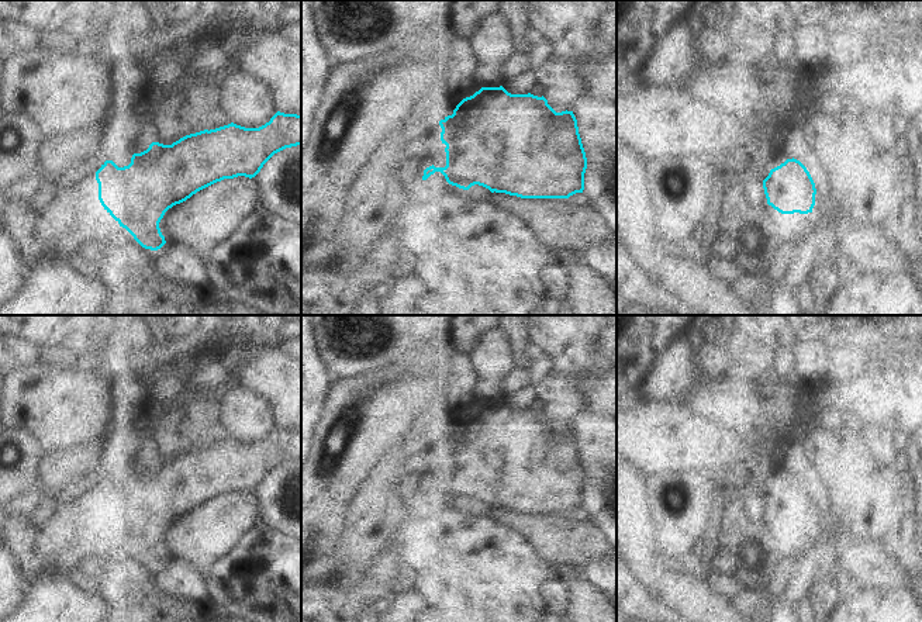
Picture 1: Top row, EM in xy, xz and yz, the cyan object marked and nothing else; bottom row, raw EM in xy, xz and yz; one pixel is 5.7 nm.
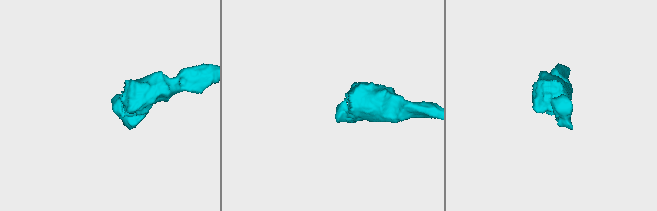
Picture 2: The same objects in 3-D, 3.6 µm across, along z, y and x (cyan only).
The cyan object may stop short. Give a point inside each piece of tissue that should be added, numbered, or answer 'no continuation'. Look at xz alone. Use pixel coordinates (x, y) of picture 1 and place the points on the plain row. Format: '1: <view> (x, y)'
no continuation

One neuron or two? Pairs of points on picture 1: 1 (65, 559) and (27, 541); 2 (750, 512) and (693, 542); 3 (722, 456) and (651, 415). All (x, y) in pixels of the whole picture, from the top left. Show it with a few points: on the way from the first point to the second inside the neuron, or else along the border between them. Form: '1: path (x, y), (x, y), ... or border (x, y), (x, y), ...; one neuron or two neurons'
1: path (55, 557), (37, 550); one neuron
2: border (708, 538), (705, 548); two neurons
3: path (704, 445), (677, 441), (669, 434); one neuron

